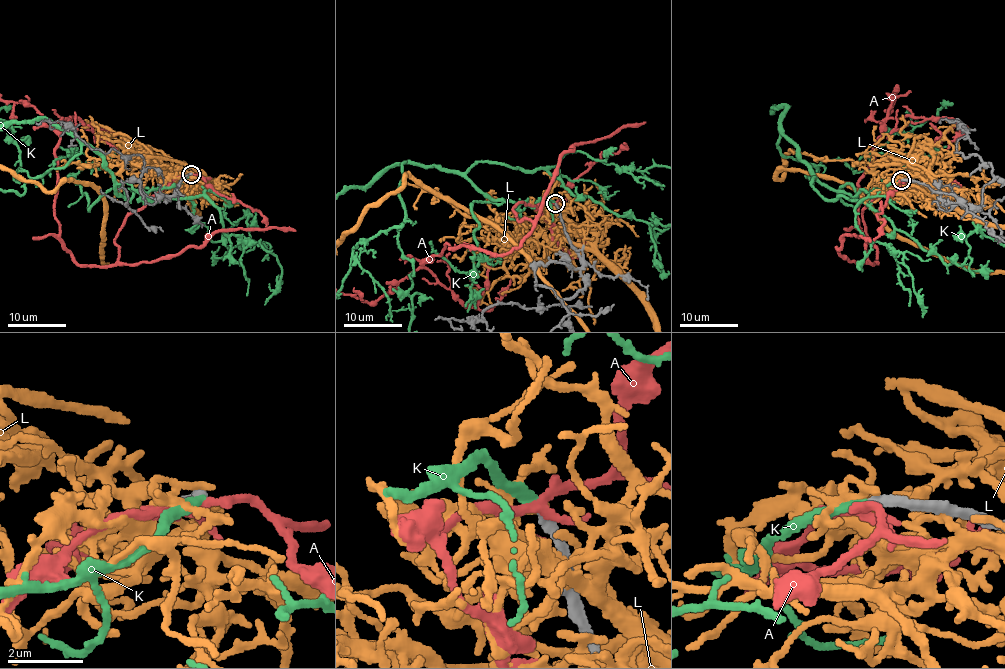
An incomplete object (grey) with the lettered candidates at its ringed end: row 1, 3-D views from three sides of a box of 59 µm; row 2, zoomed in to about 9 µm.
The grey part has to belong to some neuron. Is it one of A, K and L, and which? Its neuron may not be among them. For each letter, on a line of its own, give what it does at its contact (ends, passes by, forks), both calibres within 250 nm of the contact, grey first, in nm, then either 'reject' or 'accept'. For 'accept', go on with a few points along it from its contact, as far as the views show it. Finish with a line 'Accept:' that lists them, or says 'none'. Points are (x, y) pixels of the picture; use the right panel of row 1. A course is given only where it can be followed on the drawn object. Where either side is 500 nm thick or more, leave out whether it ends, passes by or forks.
A: it forks there; 260 nm thick on the grey side, 220 nm on the other; reject
K: it ends there; 260 nm thick on the grey side, 200 nm on the other; accept
L: it ends there; 280 nm thick on the grey side, 180 nm on the other; reject
Accept: K

